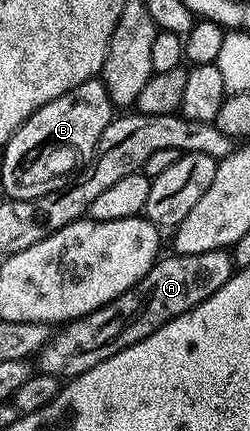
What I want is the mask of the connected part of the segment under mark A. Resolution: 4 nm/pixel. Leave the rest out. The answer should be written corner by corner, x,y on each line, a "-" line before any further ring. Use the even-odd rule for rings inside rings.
223,250
188,256
170,255
164,255
156,260
149,274
145,274
145,278
138,280
131,291
121,294
104,308
98,308
95,312
90,312
87,316
64,325
54,335
53,342
38,353
37,362
39,360
42,371
60,378
80,376
85,370
97,366
97,362
105,362
105,358
113,358
113,354
130,350
135,344
141,342
141,338
149,338
149,334
153,334
153,330
162,328
165,321
191,312
201,302
217,294
217,290
221,290
221,286
225,286
225,282
231,276
227,273
227,264
223,264

